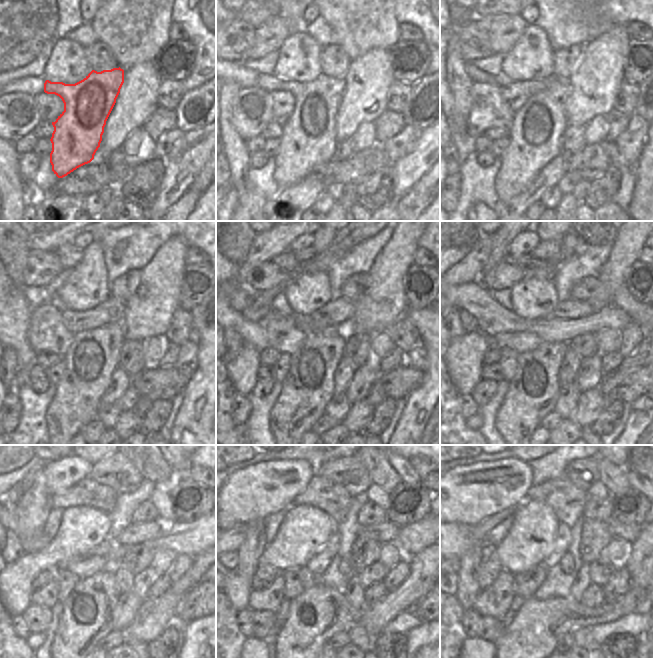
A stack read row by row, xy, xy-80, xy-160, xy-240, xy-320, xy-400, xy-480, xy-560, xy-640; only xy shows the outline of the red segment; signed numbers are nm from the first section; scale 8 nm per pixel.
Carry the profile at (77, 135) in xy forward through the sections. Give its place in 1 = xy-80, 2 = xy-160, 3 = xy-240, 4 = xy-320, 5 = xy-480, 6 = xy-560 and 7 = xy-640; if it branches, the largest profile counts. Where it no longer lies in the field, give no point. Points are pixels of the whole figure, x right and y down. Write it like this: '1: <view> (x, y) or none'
1: xy-80 (308, 139)
2: xy-160 (536, 133)
3: xy-240 (93, 355)
4: xy-320 (308, 386)
5: xy-480 (87, 616)
6: xy-560 (318, 613)
7: xy-640 (531, 634)

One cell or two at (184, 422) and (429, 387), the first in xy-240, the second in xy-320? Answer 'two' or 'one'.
one

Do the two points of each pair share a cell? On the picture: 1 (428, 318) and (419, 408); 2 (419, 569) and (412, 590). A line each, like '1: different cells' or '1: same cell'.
1: same cell
2: same cell

